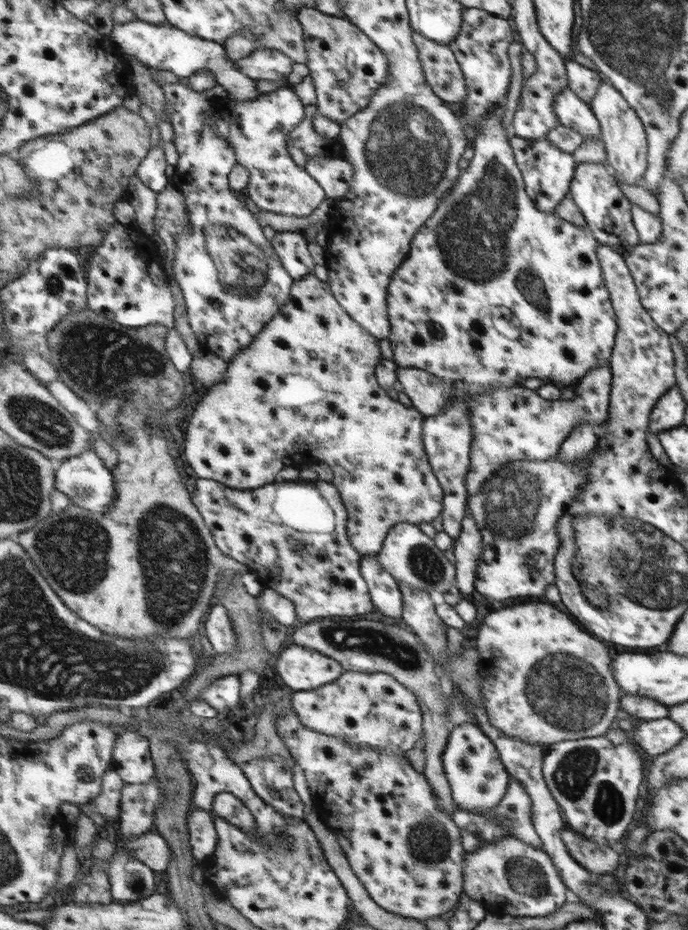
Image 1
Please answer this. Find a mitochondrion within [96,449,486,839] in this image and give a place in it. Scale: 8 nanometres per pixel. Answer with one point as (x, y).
(169, 546)

